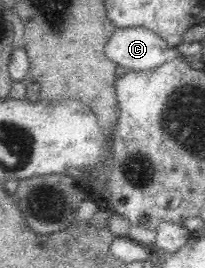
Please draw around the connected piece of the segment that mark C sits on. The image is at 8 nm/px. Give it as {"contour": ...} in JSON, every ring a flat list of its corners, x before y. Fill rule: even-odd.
{"contour":[[143,27,116,28,110,40,107,41,104,52,107,59,111,60,116,66,135,71,155,69,166,61,178,57,177,48,168,46,163,38]]}

